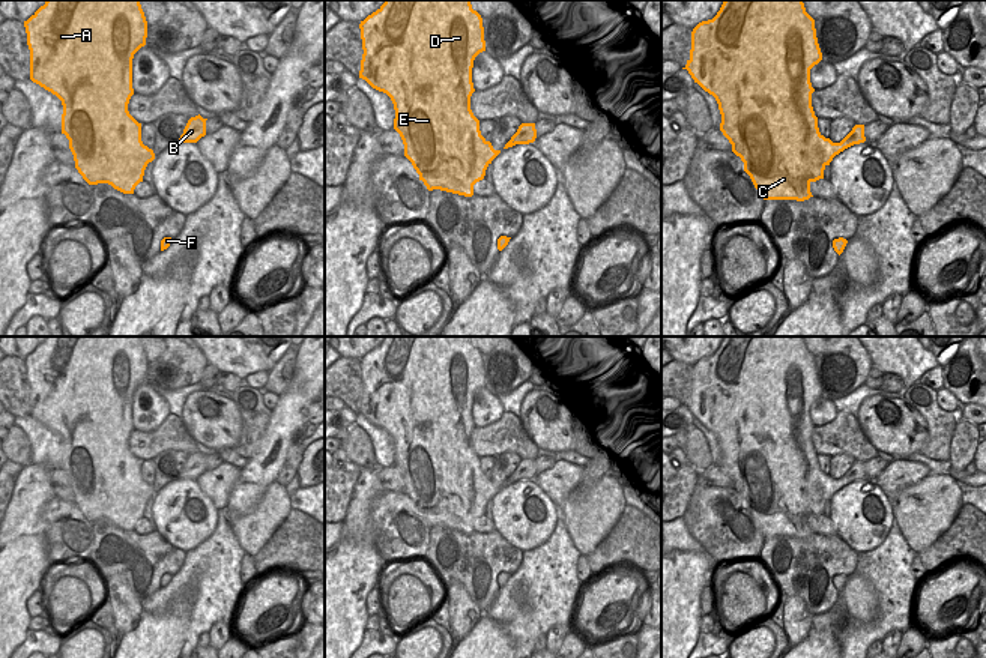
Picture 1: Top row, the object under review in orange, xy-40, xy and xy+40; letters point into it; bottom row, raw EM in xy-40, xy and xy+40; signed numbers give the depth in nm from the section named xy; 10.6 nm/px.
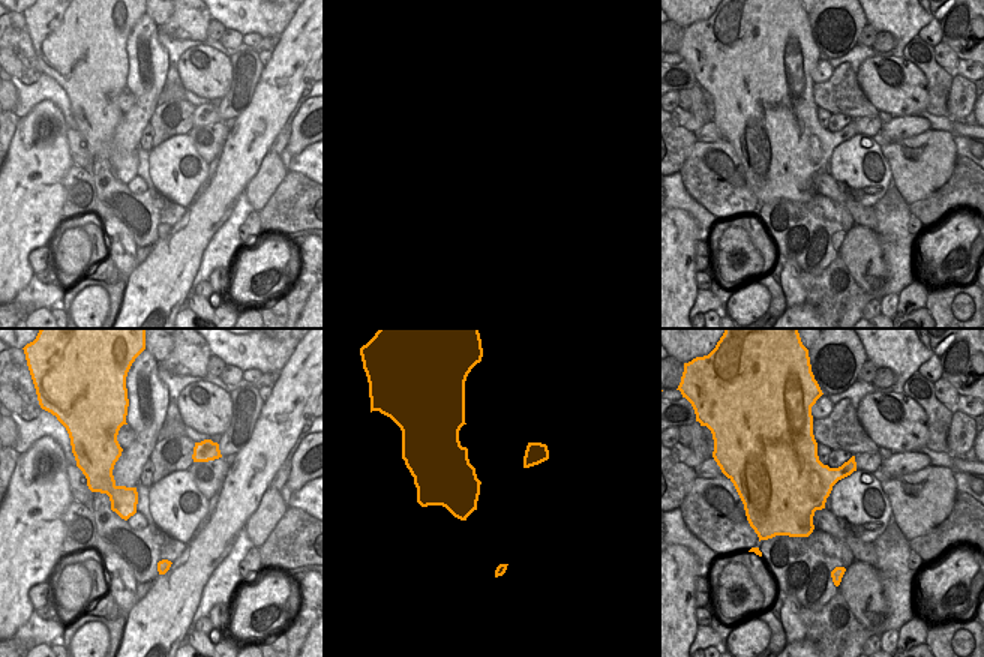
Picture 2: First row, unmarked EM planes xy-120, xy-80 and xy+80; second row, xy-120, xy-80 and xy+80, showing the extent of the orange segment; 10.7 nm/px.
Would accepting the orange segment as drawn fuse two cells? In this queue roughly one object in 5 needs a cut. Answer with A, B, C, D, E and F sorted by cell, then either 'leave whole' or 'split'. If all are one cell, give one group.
groups A B C D E F; leave whole

